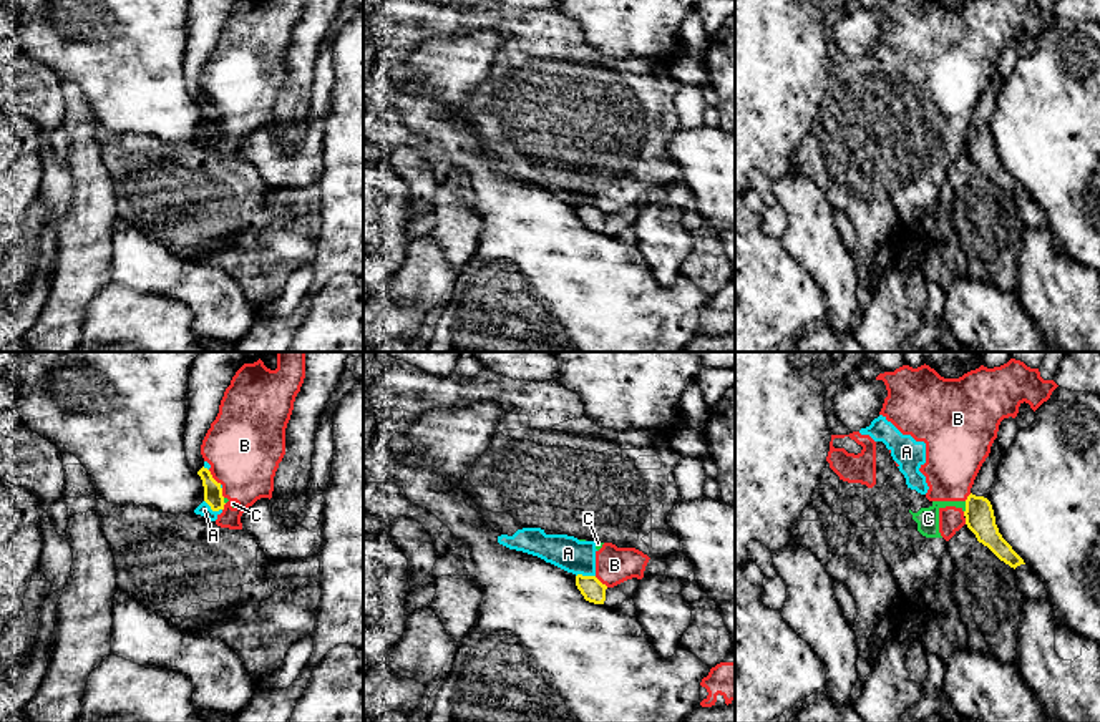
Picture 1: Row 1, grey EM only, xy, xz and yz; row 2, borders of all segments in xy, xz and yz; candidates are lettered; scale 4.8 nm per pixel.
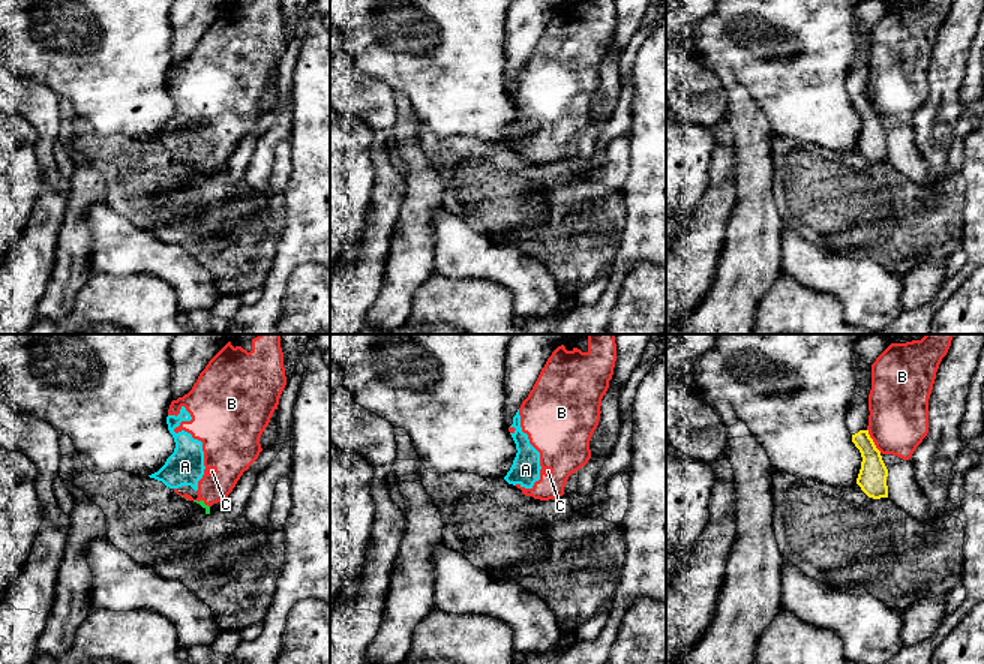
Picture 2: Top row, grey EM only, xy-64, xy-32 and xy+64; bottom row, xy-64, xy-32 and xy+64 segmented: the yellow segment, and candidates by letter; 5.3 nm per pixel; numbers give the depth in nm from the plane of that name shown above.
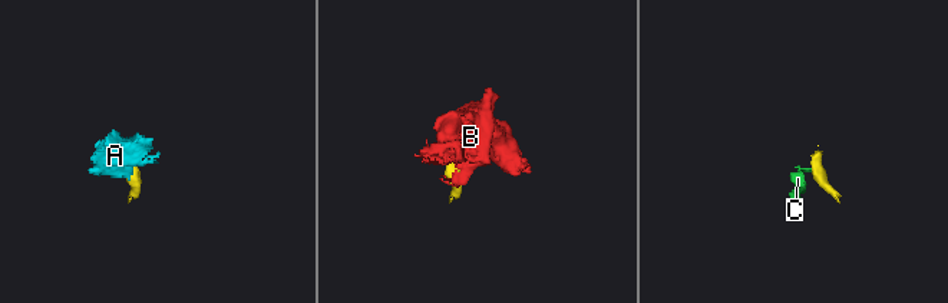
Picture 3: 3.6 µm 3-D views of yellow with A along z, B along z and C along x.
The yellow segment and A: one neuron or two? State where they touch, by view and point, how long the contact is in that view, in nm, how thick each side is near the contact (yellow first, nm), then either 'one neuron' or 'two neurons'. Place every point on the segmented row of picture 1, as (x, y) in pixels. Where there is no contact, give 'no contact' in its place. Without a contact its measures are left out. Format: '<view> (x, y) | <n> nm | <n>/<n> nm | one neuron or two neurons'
xy (213, 510) | 100 nm | 100/70 nm | two neurons

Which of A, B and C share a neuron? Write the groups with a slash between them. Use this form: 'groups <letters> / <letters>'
groups A B C

